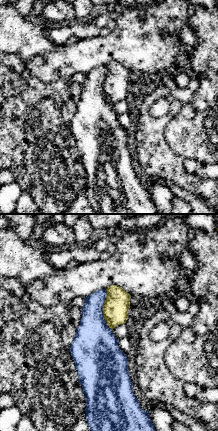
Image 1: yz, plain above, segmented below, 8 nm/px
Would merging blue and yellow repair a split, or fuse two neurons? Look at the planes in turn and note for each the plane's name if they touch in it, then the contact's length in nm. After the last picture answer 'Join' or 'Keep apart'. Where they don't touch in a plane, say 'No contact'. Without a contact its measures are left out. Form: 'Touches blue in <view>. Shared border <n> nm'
Touches blue in yz. Shared border 340 nm

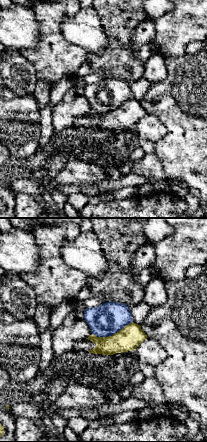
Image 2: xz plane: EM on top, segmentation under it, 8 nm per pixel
Touches blue in xz. Shared border 340 nm

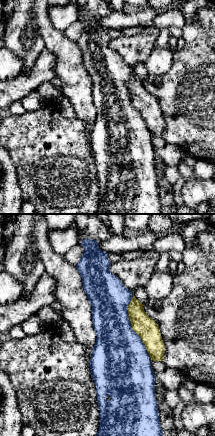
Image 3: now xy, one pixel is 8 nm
Touches blue in xy. Shared border 600 nm

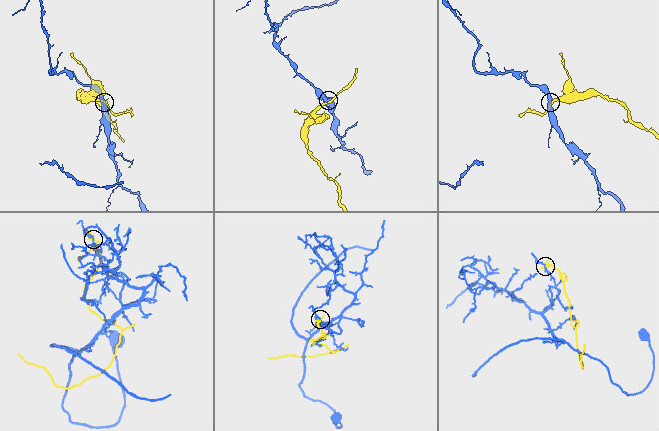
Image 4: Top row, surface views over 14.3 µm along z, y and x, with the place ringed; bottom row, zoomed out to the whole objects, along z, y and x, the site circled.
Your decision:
Keep apart

